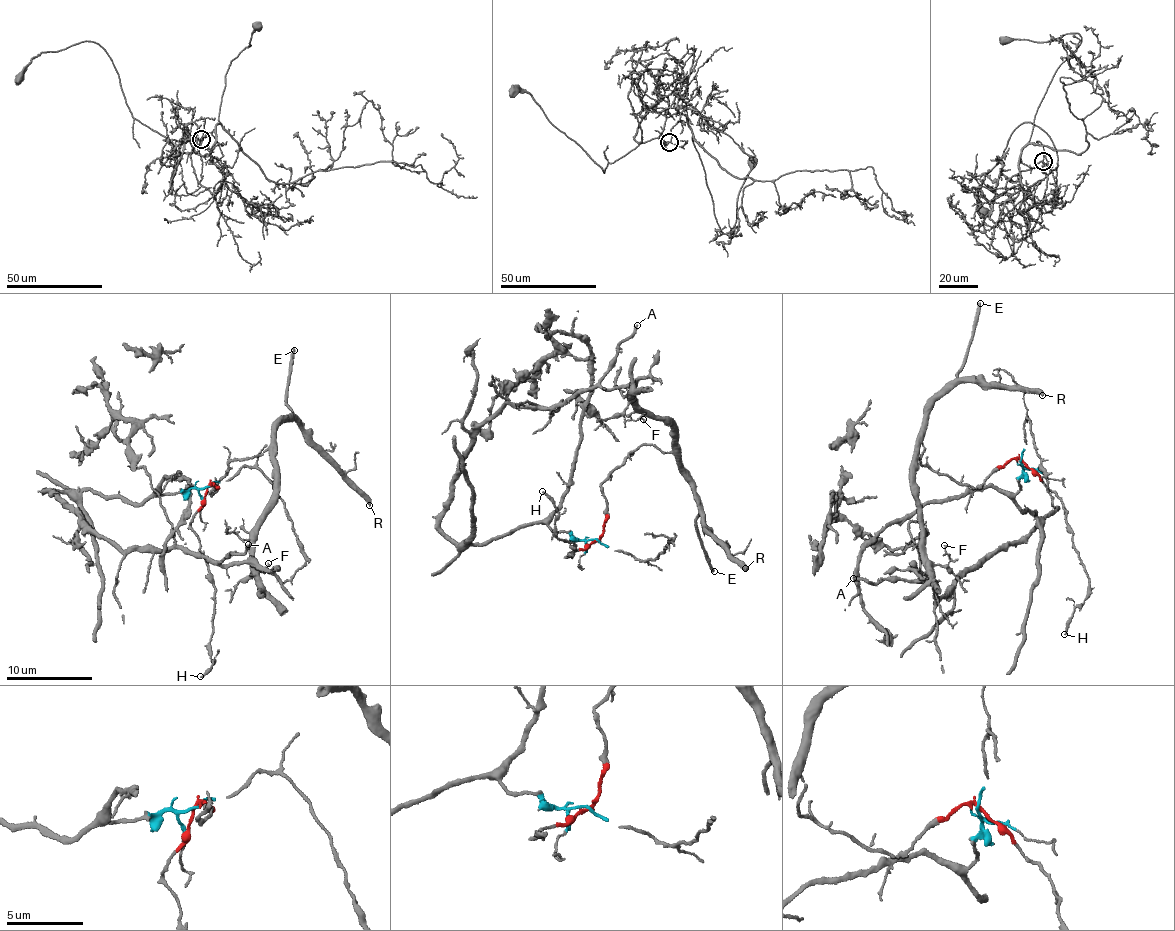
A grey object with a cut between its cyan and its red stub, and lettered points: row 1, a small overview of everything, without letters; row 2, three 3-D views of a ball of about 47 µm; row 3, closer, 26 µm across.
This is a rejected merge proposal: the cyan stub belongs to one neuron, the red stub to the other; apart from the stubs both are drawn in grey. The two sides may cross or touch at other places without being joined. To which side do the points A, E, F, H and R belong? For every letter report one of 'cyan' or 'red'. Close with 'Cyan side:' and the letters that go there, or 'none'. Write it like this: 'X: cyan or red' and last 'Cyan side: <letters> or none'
A: cyan
E: red
F: red
H: red
R: red
Cyan side: A

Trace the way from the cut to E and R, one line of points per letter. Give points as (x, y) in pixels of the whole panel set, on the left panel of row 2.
E: (207, 486), (217, 487), (212, 494), (230, 462), (270, 446), (270, 431), (292, 412), (287, 403), (295, 349)
R: (207, 486), (217, 487), (212, 494), (230, 462), (262, 455), (270, 446), (271, 428), (297, 419), (369, 506)

